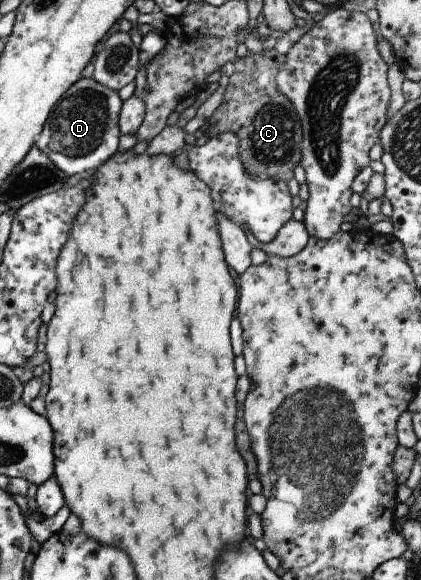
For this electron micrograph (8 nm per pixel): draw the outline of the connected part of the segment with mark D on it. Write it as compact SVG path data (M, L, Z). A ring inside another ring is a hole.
M92 78L79 79L58 98L34 146L67 177L86 170L93 172L116 153L121 136L118 126L120 108L117 92L100 86Z

